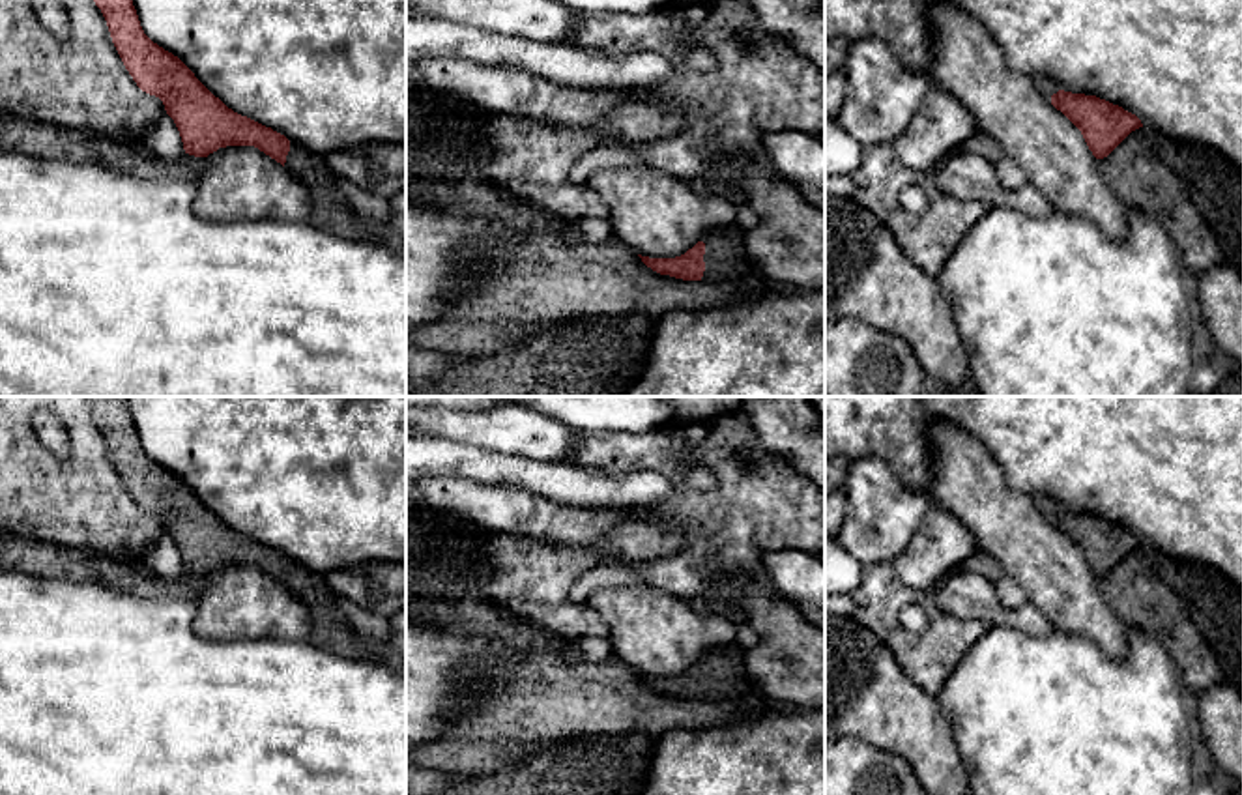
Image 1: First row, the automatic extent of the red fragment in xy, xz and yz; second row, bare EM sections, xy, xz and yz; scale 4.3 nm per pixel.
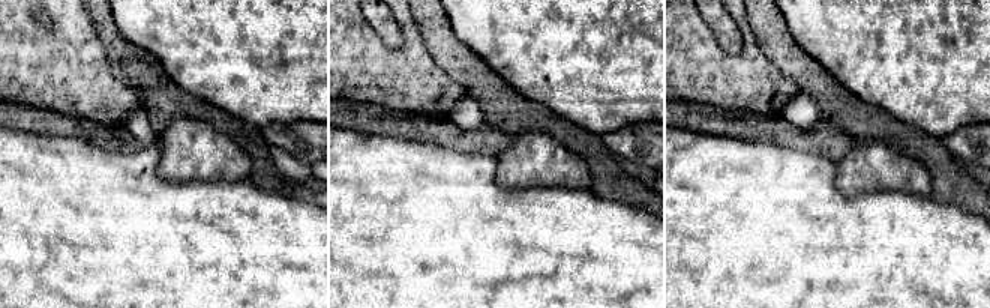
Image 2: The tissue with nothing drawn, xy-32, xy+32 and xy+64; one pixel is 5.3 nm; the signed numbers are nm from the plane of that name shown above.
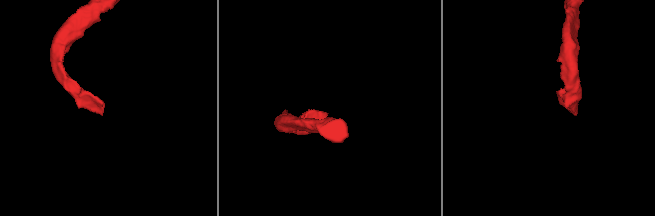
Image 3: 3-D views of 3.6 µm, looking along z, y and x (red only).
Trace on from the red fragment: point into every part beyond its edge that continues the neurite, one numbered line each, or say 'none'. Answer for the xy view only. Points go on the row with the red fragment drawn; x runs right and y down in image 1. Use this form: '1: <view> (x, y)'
1: xy (332, 212)

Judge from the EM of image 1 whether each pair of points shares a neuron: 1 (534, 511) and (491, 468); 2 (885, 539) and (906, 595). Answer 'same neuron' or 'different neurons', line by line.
1: different neurons
2: different neurons

